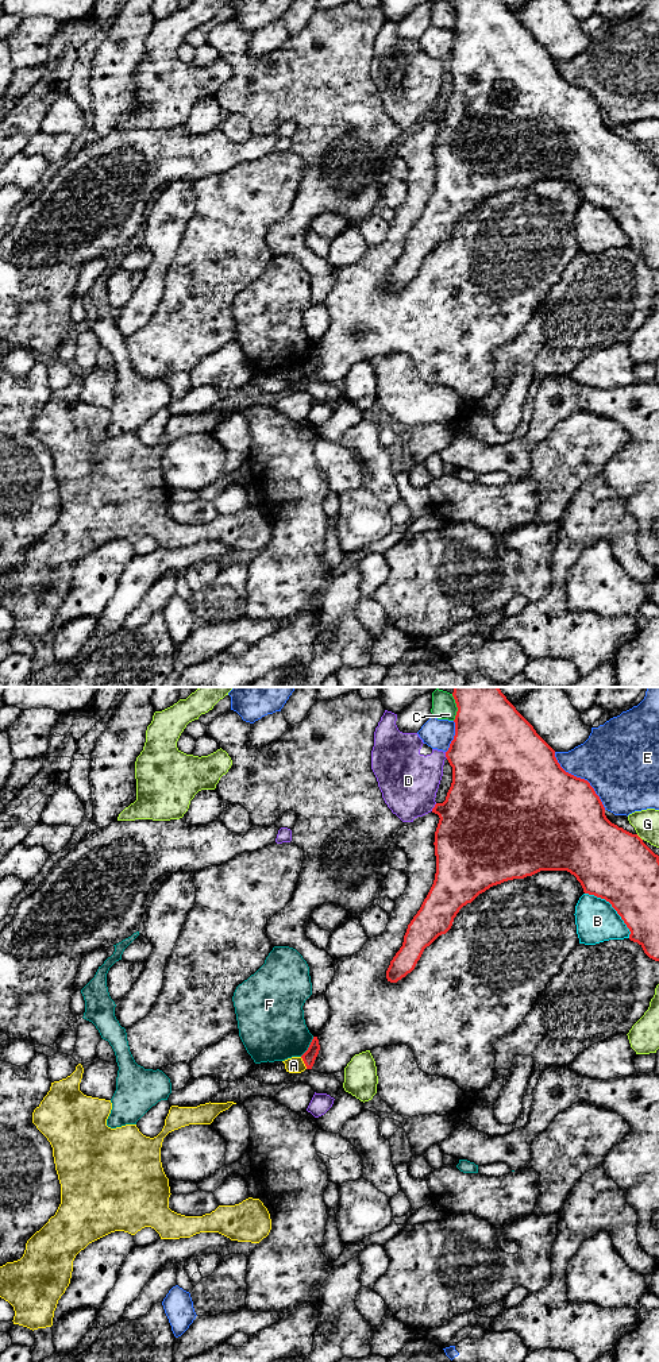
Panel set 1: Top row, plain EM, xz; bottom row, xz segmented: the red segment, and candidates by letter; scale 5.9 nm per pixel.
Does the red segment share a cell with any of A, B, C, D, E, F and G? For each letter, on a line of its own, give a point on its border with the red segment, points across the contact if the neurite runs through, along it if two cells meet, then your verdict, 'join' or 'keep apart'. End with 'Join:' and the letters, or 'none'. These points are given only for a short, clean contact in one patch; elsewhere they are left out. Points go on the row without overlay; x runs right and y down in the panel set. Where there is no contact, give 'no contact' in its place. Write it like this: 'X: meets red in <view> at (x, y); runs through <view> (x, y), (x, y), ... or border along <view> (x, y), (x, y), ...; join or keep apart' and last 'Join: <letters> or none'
A: meets red in xz at (304, 371); border along xz (300, 366), (307, 377); keep apart
B: meets red in xz at (613, 216); keep apart
C: meets red in xz at (457, 15); keep apart
D: meets red in xz at (434, 116); keep apart
E: meets red in xz at (580, 87); keep apart
F: meets red in xz at (309, 355); keep apart
G: meets red in xz at (639, 146); keep apart
Join: none

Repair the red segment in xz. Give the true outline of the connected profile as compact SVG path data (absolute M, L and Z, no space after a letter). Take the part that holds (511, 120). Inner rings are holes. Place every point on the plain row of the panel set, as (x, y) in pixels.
M454 0L452 5L458 16L454 28L455 45L446 61L446 66L452 76L452 92L446 109L443 112L436 112L432 117L432 121L438 123L440 127L433 151L436 165L435 189L420 219L408 234L402 255L390 270L386 279L388 290L397 292L411 282L420 269L424 258L439 244L446 243L451 238L454 227L459 219L467 212L471 212L479 202L493 194L513 188L524 188L540 180L567 180L574 184L581 192L585 202L605 208L612 213L629 238L629 248L637 251L650 267L659 270L659 165L655 163L637 143L632 143L623 136L618 136L606 127L605 116L590 92L566 81L560 76L555 66L555 59L536 42L533 35L516 19L501 0Z

